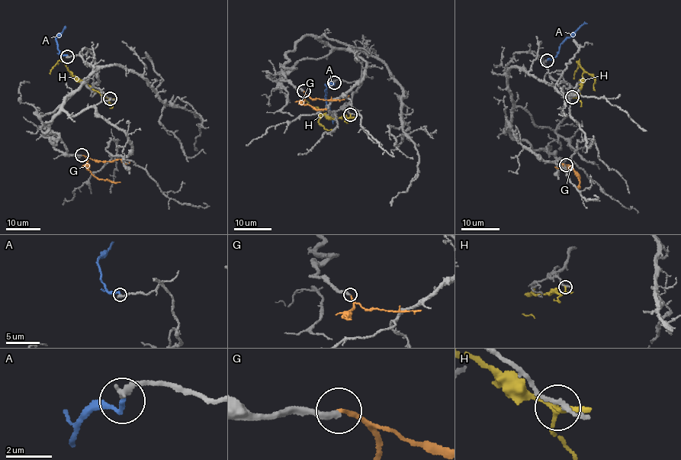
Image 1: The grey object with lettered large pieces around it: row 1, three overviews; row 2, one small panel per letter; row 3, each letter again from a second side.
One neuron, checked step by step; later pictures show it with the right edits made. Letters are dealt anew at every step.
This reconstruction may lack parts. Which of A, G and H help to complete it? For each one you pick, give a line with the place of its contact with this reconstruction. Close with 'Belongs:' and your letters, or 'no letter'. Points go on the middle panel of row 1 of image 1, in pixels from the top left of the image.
A: contact (334, 82)
Belongs: A

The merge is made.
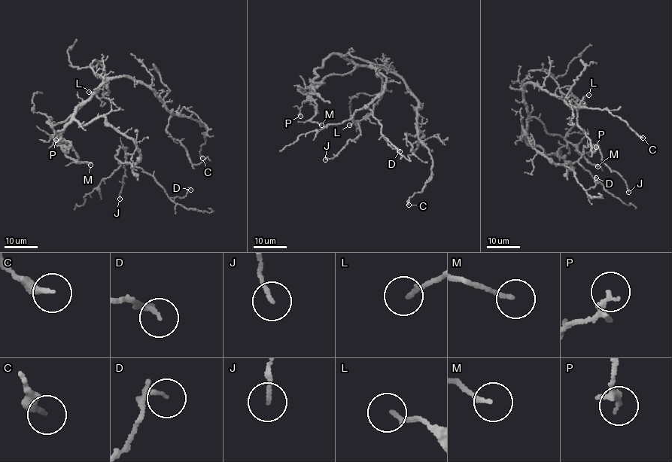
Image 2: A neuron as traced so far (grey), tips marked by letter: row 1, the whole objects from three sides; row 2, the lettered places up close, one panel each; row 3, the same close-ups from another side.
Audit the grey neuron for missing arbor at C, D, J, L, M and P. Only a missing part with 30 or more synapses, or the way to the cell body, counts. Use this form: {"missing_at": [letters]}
{"missing_at": []}

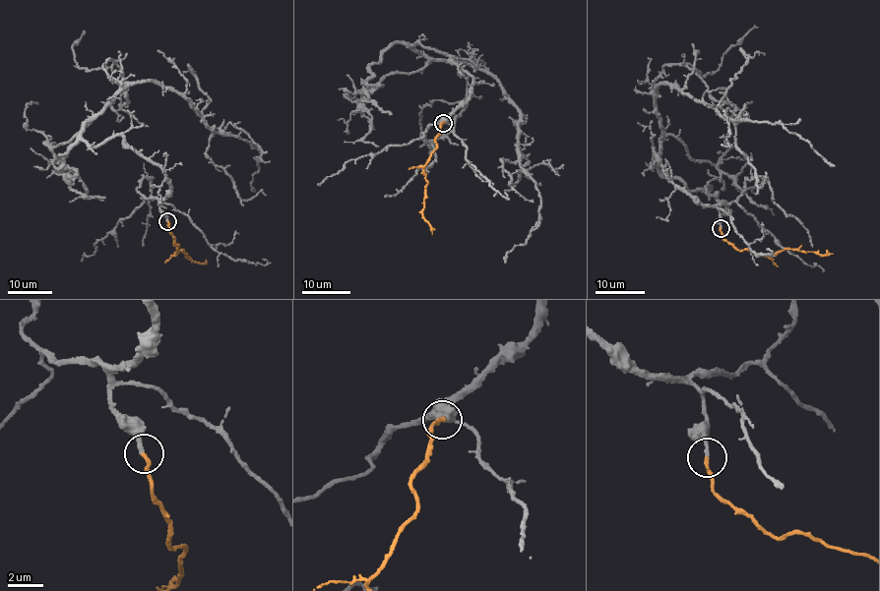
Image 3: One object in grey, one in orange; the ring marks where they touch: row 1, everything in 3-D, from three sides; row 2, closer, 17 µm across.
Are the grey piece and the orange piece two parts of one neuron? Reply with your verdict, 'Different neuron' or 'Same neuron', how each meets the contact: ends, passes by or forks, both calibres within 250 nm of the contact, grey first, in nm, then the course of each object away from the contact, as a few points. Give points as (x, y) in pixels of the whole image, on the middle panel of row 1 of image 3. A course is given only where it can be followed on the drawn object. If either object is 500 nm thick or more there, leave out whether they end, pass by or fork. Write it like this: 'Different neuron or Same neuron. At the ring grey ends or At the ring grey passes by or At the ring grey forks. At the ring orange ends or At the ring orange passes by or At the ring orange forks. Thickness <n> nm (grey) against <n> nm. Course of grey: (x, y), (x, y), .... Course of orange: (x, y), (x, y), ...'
Same neuron. At the ring grey ends. At the ring orange ends. Thickness 240 nm (grey) against 240 nm. Course of grey: (443, 123), (474, 81), (415, 43), (485, 72), (518, 110), (539, 222), (505, 263). Course of orange: (443, 123), (435, 139), (436, 149), (423, 168), (427, 183), (422, 212), (432, 234)

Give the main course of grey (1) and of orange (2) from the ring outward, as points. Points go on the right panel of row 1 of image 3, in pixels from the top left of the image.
1: (721, 228), (718, 208), (683, 193), (654, 149), (652, 167), (660, 85), (722, 117), (781, 123), (834, 165)
2: (721, 228), (722, 236), (739, 250), (749, 250), (772, 257), (785, 249), (815, 252), (824, 256), (833, 254)

